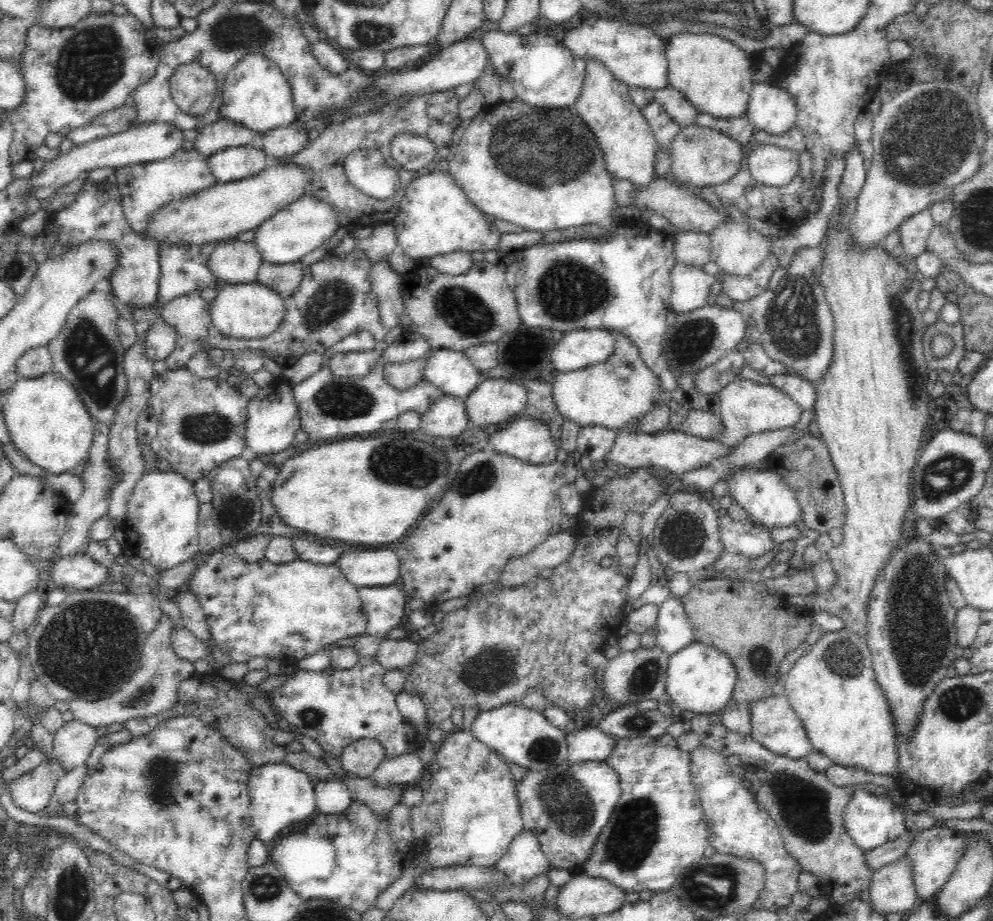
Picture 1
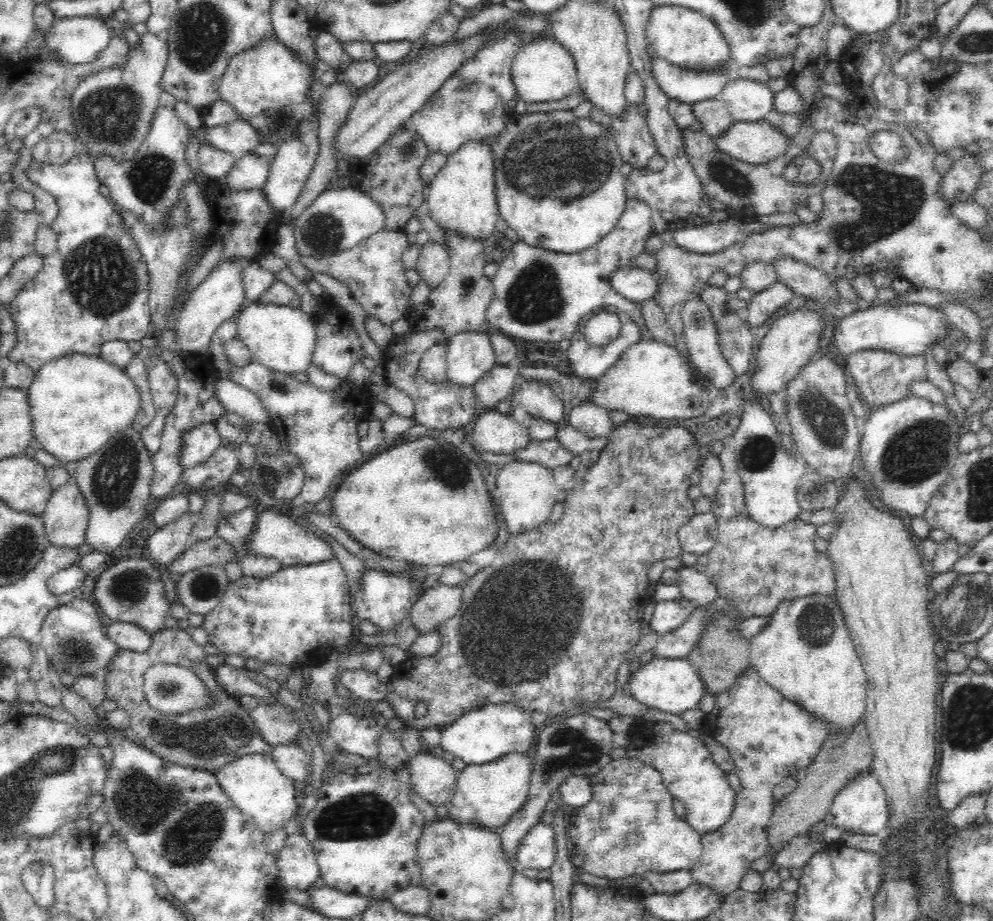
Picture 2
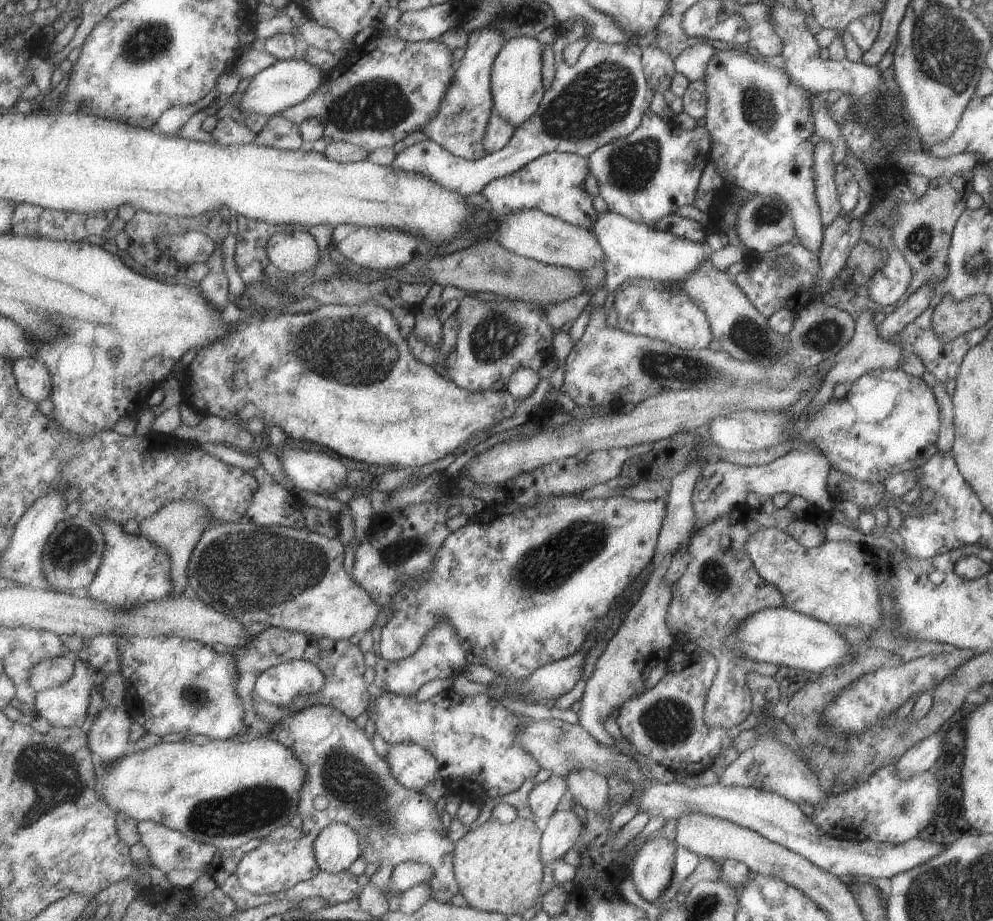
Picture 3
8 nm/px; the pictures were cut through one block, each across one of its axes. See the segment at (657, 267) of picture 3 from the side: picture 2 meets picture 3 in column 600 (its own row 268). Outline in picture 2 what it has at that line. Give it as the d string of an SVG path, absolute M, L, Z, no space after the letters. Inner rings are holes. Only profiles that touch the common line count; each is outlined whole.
M249 259L220 261L207 278L188 294L188 300L181 307L178 324L173 330L177 344L183 352L207 353L214 331L227 320L236 319L240 310L244 308L244 270L254 261Z

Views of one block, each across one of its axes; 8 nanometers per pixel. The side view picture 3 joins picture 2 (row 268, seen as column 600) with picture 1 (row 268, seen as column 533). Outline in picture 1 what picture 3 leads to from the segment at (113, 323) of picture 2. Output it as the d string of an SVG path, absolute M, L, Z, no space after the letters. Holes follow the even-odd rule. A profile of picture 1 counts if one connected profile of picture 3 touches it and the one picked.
M87 179L76 193L75 201L59 211L49 214L49 222L55 220L61 224L60 241L74 247L78 243L87 242L89 239L111 239L116 247L121 248L120 264L108 280L112 291L120 306L136 305L154 306L160 302L160 253L159 248L152 242L146 242L140 235L134 234L130 223L123 213L121 205L122 193L117 185L106 180L96 182Z

